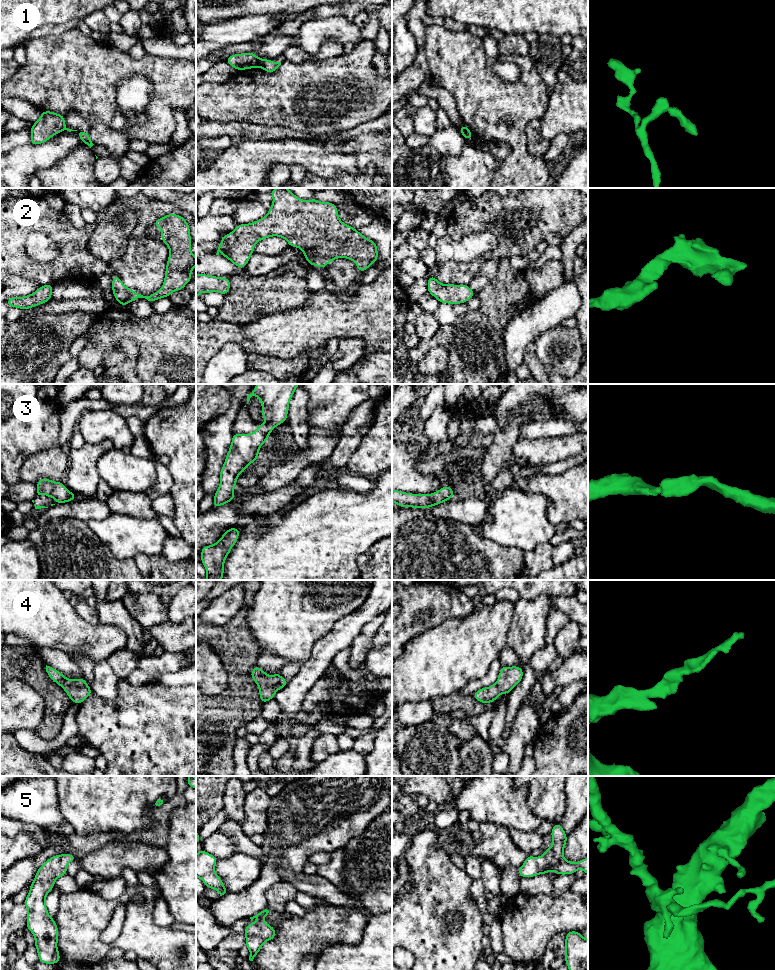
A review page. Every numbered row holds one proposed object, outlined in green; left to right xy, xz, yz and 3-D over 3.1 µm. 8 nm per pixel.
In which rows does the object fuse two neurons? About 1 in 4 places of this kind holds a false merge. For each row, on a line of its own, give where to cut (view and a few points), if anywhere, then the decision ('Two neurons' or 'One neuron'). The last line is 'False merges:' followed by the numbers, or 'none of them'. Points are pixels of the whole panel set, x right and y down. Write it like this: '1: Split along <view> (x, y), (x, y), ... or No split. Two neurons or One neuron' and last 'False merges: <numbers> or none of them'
1: Split along xz (262, 59), (259, 66). Two neurons
2: No split. One neuron
3: No split. One neuron
4: No split. One neuron
5: No split. One neuron
False merges: 1

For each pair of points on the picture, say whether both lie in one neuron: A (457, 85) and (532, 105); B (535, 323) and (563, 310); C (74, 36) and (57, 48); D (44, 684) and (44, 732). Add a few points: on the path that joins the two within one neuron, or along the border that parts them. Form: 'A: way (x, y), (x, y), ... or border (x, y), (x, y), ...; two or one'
A: way (476, 91), (490, 105), (513, 105); one
B: way (542, 316), (551, 310), (556, 310); one
C: way (70, 40), (61, 48); one
D: way (52, 696), (52, 720); one

